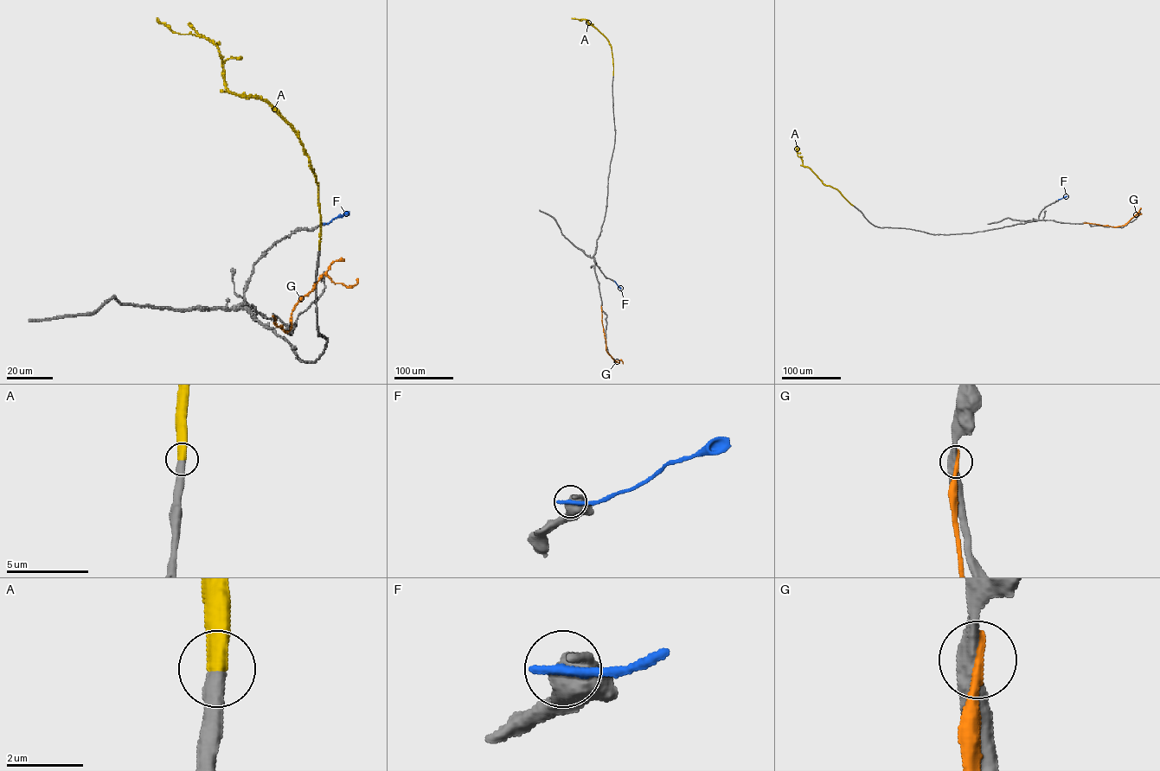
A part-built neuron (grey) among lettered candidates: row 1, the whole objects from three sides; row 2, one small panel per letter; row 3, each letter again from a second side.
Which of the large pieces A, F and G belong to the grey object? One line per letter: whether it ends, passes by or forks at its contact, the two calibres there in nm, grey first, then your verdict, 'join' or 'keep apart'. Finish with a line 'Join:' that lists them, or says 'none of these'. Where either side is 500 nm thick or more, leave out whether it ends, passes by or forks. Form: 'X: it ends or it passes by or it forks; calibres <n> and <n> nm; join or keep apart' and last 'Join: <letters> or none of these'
A: calibres 500 and 550 nm; join
F: calibres 800 and 300 nm; keep apart
G: it ends; calibres 480 and 320 nm; keep apart
Join: A

